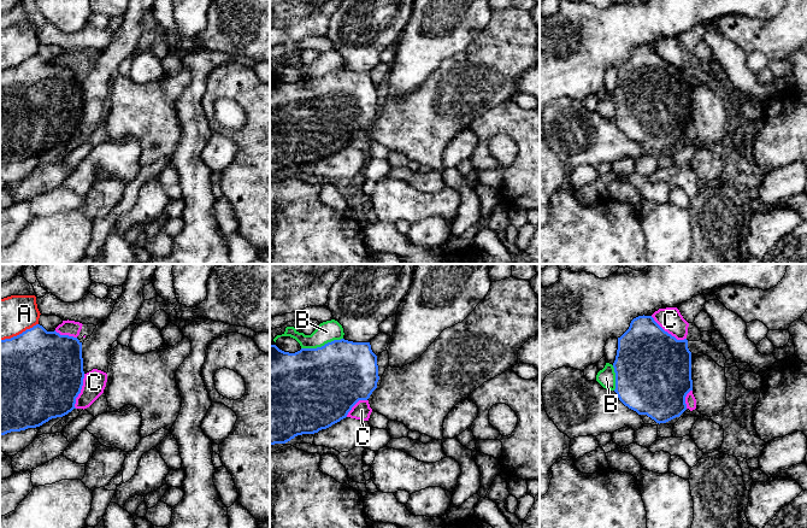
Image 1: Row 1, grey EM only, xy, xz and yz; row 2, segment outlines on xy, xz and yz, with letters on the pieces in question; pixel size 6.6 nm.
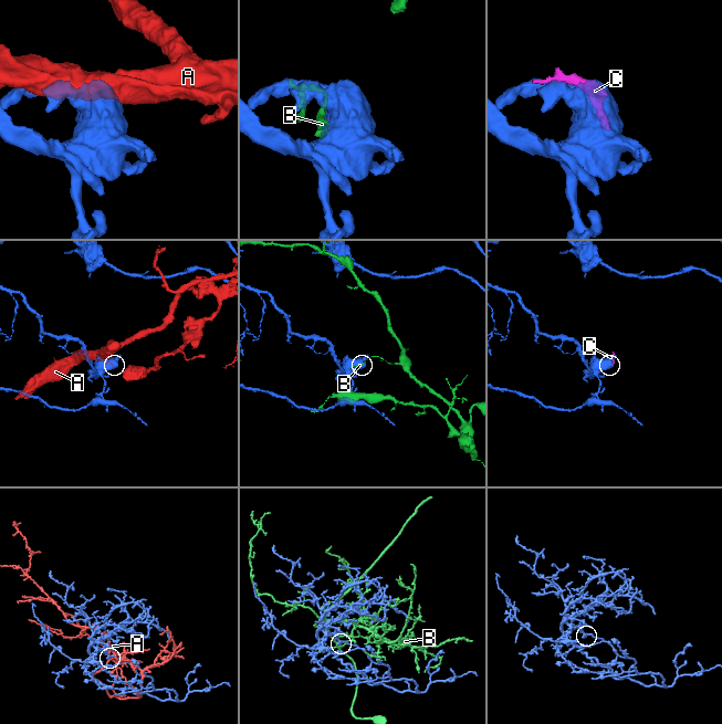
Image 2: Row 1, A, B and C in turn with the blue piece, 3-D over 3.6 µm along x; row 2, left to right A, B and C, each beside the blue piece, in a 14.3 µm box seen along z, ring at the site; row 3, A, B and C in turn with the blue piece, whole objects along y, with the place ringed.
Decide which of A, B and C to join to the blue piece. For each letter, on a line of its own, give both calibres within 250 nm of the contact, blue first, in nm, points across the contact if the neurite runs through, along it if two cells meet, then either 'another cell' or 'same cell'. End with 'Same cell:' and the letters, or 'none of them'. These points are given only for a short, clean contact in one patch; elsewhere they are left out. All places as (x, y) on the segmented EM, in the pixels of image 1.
A: 500 nm thick on the blue side, 280 nm on the other; another cell
B: 480 nm thick on the blue side, 140 nm on the other; another cell
C: 500 nm thick on the blue side, 160 nm on the other; same cell
Same cell: C

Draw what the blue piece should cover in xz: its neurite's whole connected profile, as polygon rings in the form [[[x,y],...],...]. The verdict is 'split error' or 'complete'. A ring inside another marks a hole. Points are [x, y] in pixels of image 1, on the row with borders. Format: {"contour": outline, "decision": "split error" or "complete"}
{"contour": [[[341,339],[295,353],[270,345],[270,445],[318,433],[346,417],[369,421],[372,409],[367,399],[378,380],[377,356],[370,342]]], "decision": "split error"}

